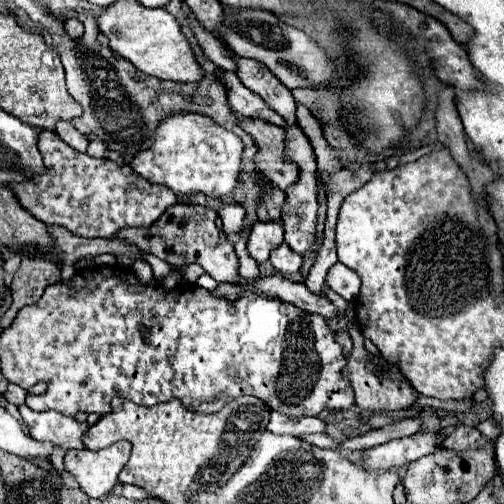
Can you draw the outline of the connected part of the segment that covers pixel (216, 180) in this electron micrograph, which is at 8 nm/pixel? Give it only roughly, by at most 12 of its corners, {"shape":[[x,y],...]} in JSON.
{"shape":[[165,116],[129,166],[179,204],[237,190],[243,140]]}

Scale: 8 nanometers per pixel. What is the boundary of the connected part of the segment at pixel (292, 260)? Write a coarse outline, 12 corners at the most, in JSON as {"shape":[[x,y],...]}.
{"shape":[[287,244],[271,252],[271,264],[287,276],[301,268],[301,256]]}

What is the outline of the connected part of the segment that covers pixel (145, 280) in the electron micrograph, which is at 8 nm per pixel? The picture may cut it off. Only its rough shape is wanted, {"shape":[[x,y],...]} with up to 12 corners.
{"shape":[[135,260],[131,268],[141,284],[153,282],[151,266]]}

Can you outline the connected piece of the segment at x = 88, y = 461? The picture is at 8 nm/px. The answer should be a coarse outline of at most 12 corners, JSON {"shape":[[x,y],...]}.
{"shape":[[131,444],[71,450],[65,470],[87,496],[101,498],[117,484]]}

